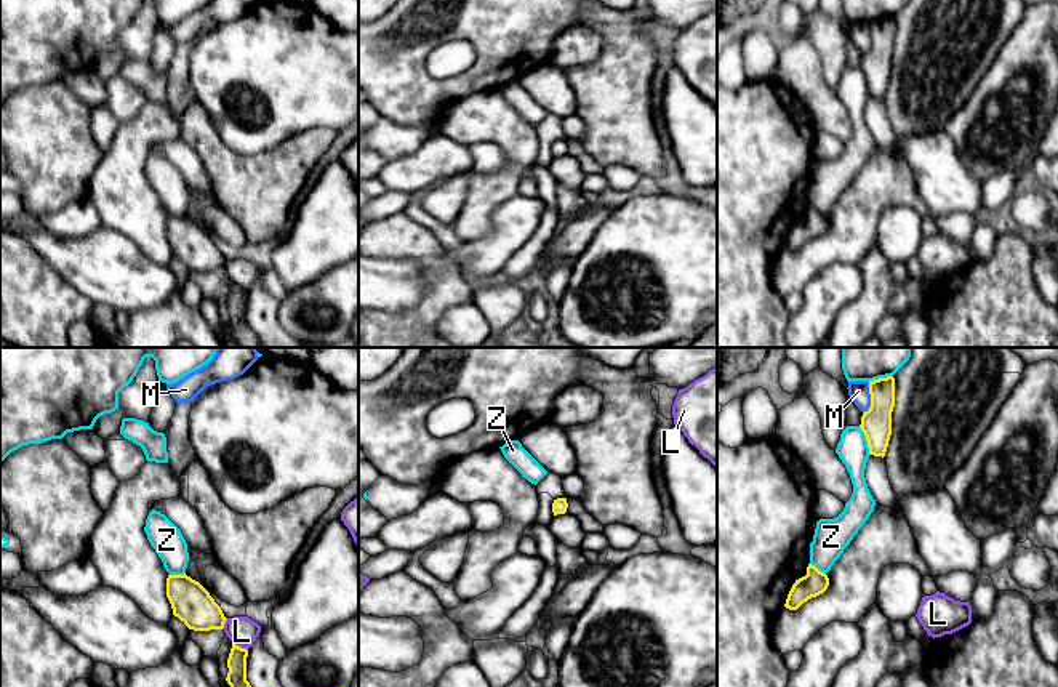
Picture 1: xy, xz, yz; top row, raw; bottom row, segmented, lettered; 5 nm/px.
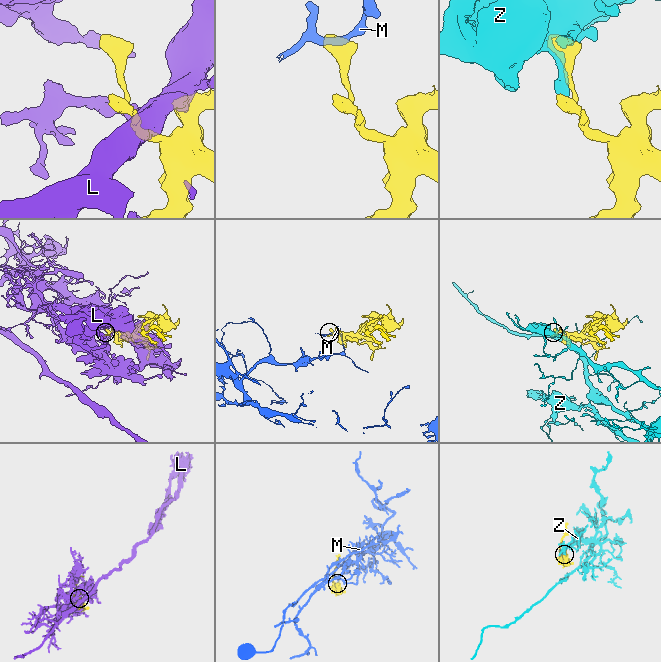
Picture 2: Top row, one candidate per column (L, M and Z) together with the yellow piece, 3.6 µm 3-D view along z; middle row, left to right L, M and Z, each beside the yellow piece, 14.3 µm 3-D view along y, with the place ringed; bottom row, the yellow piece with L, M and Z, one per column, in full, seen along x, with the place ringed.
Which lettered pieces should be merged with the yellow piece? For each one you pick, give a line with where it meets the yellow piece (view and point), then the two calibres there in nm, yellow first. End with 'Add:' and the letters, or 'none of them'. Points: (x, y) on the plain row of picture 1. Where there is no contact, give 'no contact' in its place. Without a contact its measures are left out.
Add: none of them

